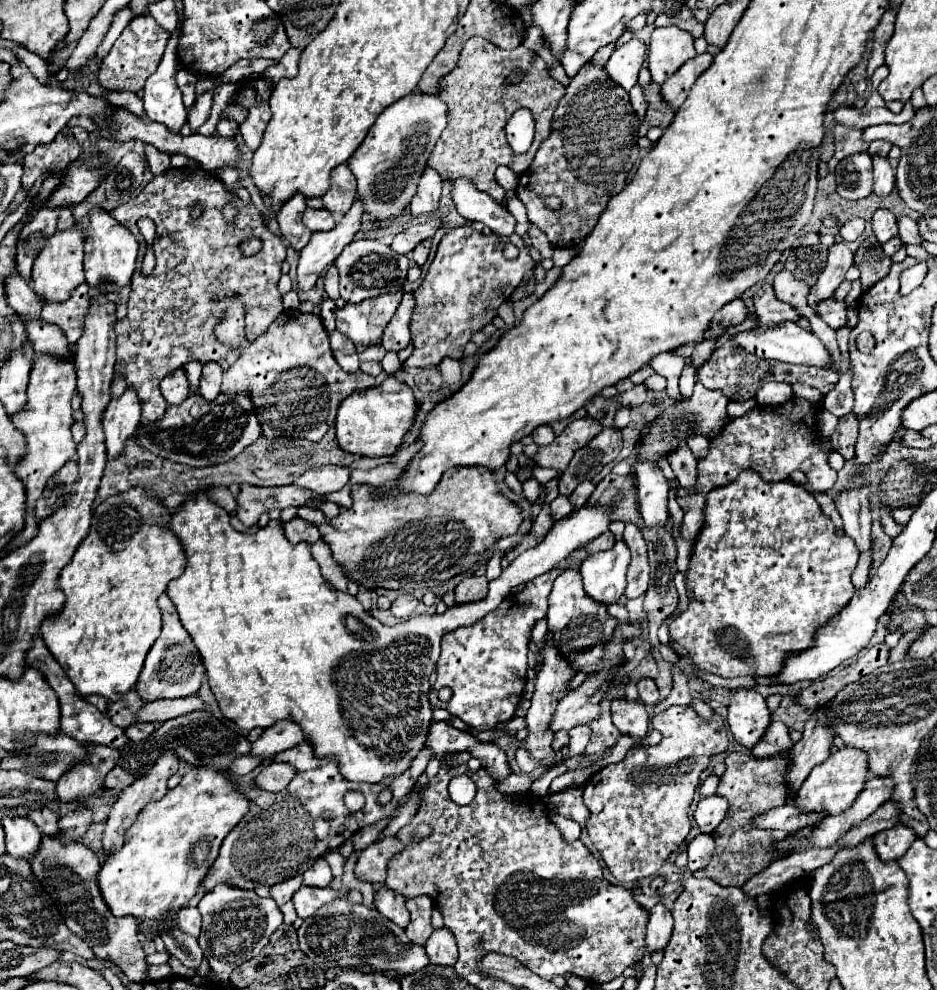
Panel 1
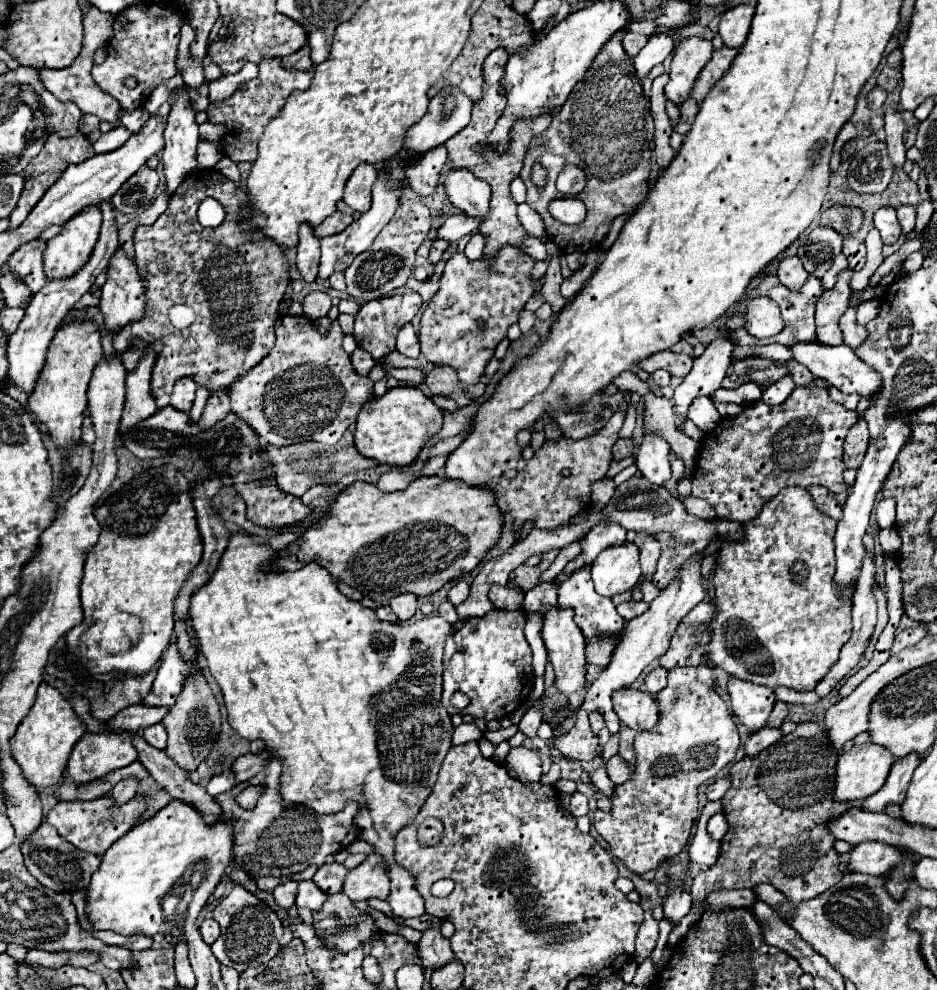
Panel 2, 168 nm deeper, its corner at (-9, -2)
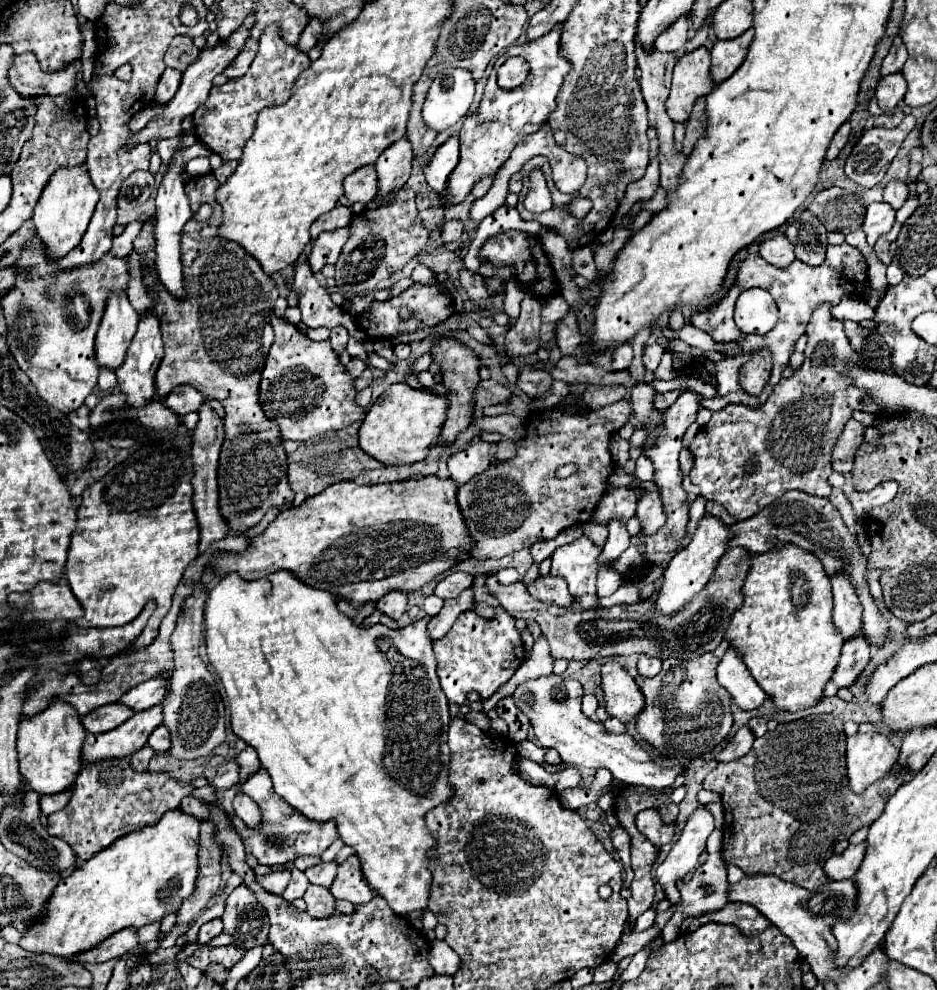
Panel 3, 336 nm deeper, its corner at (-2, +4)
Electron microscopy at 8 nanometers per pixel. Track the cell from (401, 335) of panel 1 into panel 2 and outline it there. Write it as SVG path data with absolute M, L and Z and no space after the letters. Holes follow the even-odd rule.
M406 323L400 331L398 331L398 343L396 349L400 353L404 353L406 357L418 357L420 349L418 349L418 339L416 339L416 331L412 327L412 323Z

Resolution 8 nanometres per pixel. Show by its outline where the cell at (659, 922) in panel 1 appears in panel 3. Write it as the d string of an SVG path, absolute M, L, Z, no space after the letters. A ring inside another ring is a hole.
M695 809L685 829L679 837L679 841L669 851L667 859L657 865L657 879L665 889L667 899L675 905L679 901L679 889L675 887L677 879L683 879L691 869L697 867L699 855L705 851L705 841L713 831L713 815L709 809Z

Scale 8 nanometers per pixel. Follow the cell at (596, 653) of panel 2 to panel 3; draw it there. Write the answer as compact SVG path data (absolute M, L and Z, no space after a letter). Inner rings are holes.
M743 547L729 549L729 553L725 553L725 559L719 561L717 571L709 579L709 585L705 585L705 589L697 593L697 597L693 597L693 601L689 601L685 609L669 617L659 613L653 601L615 605L609 609L583 609L579 605L573 605L571 609L559 609L557 605L535 601L535 597L529 595L527 587L521 581L513 585L501 585L495 575L489 575L487 587L509 615L513 615L515 619L535 619L539 623L543 635L551 645L553 659L565 657L589 661L633 653L645 653L649 657L661 659L693 659L707 651L715 651L721 645L733 613L743 603L741 589L751 567L749 557L751 551Z

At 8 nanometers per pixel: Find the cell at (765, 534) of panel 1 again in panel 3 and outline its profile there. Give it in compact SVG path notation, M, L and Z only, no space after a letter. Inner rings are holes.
M793 545L777 553L753 555L743 593L743 607L733 615L725 639L741 653L747 669L779 711L799 711L817 705L823 699L823 689L839 663L843 647L833 625L833 593L829 577L821 569L821 561L811 553L793 549Z

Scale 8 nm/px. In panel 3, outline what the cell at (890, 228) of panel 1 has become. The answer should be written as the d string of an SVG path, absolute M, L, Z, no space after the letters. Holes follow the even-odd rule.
M871 203L867 207L867 215L863 221L863 231L867 235L867 243L873 247L875 241L887 233L895 223L895 209L885 203Z

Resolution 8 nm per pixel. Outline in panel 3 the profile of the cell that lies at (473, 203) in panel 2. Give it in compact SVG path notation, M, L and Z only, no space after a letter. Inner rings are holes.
M453 135L435 151L431 161L423 169L423 175L435 193L439 195L445 193L447 179L457 163L459 163L459 137Z

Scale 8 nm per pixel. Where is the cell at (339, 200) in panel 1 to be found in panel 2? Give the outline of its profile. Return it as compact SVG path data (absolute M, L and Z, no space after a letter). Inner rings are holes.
M364 163L356 167L344 189L344 203L358 213L366 213L370 207L370 189L376 179L378 171L374 165Z

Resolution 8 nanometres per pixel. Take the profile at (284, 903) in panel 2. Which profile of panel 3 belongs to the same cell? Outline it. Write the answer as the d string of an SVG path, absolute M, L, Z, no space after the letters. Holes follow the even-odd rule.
M277 871L277 873L267 873L267 875L255 875L257 883L267 889L273 895L281 895L285 891L285 885L289 883L289 871Z

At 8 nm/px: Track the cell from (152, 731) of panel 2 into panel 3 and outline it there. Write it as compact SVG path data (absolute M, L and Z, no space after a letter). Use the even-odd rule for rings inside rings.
M159 725L159 727L151 733L147 745L149 745L151 749L155 749L157 753L169 751L169 747L171 747L171 733L169 733L169 729L167 729L165 725Z

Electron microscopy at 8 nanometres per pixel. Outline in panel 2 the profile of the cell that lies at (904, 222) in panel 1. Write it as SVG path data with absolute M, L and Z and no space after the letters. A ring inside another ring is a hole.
M900 207L898 209L898 221L902 225L902 233L908 235L914 231L914 221L916 221L916 211L912 207Z

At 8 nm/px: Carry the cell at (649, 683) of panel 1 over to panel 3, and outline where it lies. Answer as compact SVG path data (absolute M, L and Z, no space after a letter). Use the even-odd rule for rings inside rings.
M639 655L637 669L639 669L639 675L653 677L661 671L661 659L659 657L649 657L649 655Z

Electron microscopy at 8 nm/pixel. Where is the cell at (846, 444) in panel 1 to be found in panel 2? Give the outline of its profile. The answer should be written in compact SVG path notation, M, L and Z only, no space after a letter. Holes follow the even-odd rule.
M858 419L850 427L846 441L844 441L844 463L846 463L846 467L858 469L862 459L864 459L866 447L868 447L868 425L864 423L864 419Z

